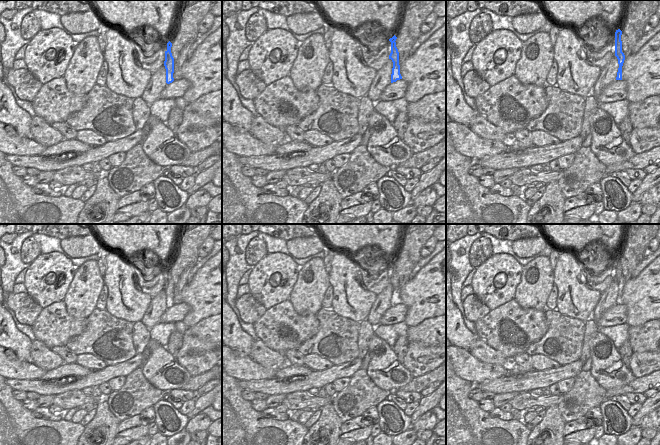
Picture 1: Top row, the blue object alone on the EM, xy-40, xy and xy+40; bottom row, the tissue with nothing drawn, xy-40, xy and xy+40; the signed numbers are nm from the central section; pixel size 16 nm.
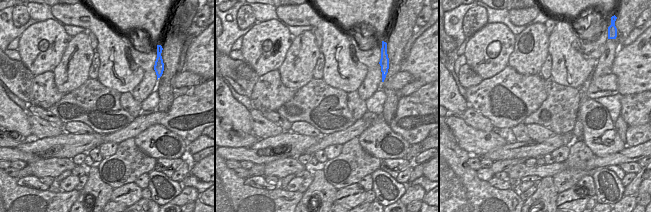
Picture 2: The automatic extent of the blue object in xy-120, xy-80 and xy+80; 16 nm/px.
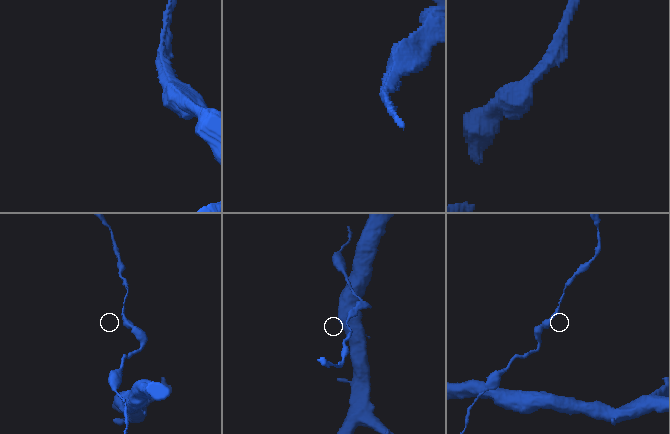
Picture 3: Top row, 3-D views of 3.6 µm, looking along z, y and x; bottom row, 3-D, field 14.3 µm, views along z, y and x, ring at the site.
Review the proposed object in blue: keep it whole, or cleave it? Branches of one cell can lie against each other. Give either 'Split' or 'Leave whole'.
Leave whole.

